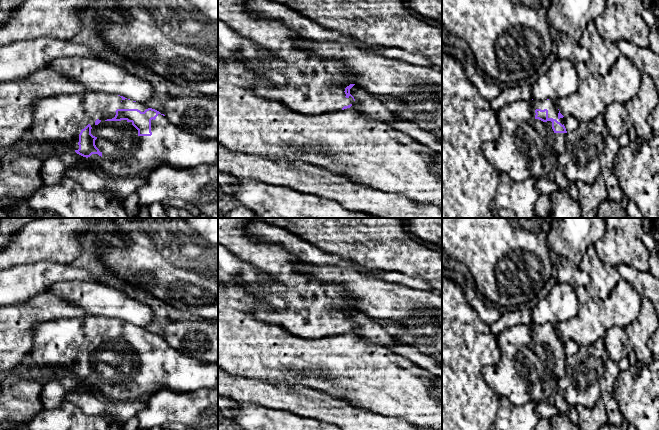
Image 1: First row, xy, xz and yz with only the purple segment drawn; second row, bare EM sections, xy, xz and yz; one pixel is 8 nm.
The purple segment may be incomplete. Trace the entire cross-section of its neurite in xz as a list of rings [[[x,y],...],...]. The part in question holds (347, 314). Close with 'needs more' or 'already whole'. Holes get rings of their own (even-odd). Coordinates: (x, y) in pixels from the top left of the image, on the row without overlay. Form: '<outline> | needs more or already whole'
[[[218,218],[218,244],[224,245],[231,253],[234,253],[237,255],[241,260],[247,261],[249,264],[253,265],[255,268],[259,269],[263,273],[267,273],[272,280],[274,281],[272,284],[269,284],[268,286],[261,287],[261,288],[253,288],[249,287],[246,291],[246,293],[250,296],[253,296],[257,299],[258,303],[252,308],[252,313],[254,314],[254,317],[257,320],[260,320],[262,322],[268,323],[268,324],[275,324],[279,325],[283,328],[285,328],[290,334],[294,336],[304,337],[304,338],[320,338],[324,336],[332,336],[336,334],[344,334],[347,332],[350,332],[355,325],[354,321],[350,318],[350,313],[355,309],[353,308],[349,303],[349,295],[348,293],[343,289],[343,287],[339,284],[335,283],[323,283],[320,282],[318,279],[306,274],[301,270],[301,267],[305,264],[302,262],[298,256],[295,254],[292,254],[288,251],[286,251],[281,246],[275,245],[275,244],[269,244],[264,241],[255,240],[253,239],[246,230],[246,227],[248,225],[250,218]]] | needs more

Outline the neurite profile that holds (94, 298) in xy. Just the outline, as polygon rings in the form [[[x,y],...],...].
[[[92,280],[58,282],[46,293],[82,309],[85,315],[116,318],[141,328],[154,318],[149,306],[113,286]]]

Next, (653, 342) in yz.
[[[659,324],[658,328],[654,331],[651,337],[648,339],[648,347],[652,352],[654,359],[659,359]]]

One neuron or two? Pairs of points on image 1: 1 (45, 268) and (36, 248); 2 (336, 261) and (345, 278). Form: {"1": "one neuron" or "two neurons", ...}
{"1": "two neurons", "2": "two neurons"}

